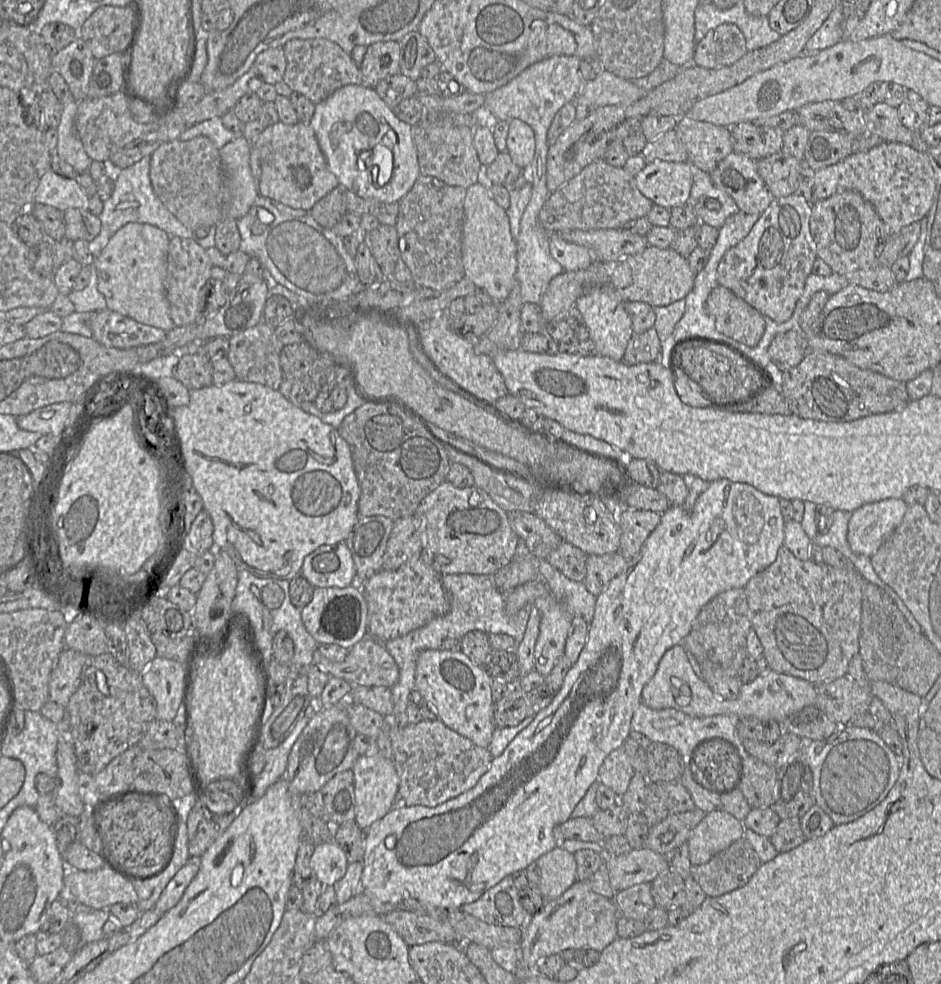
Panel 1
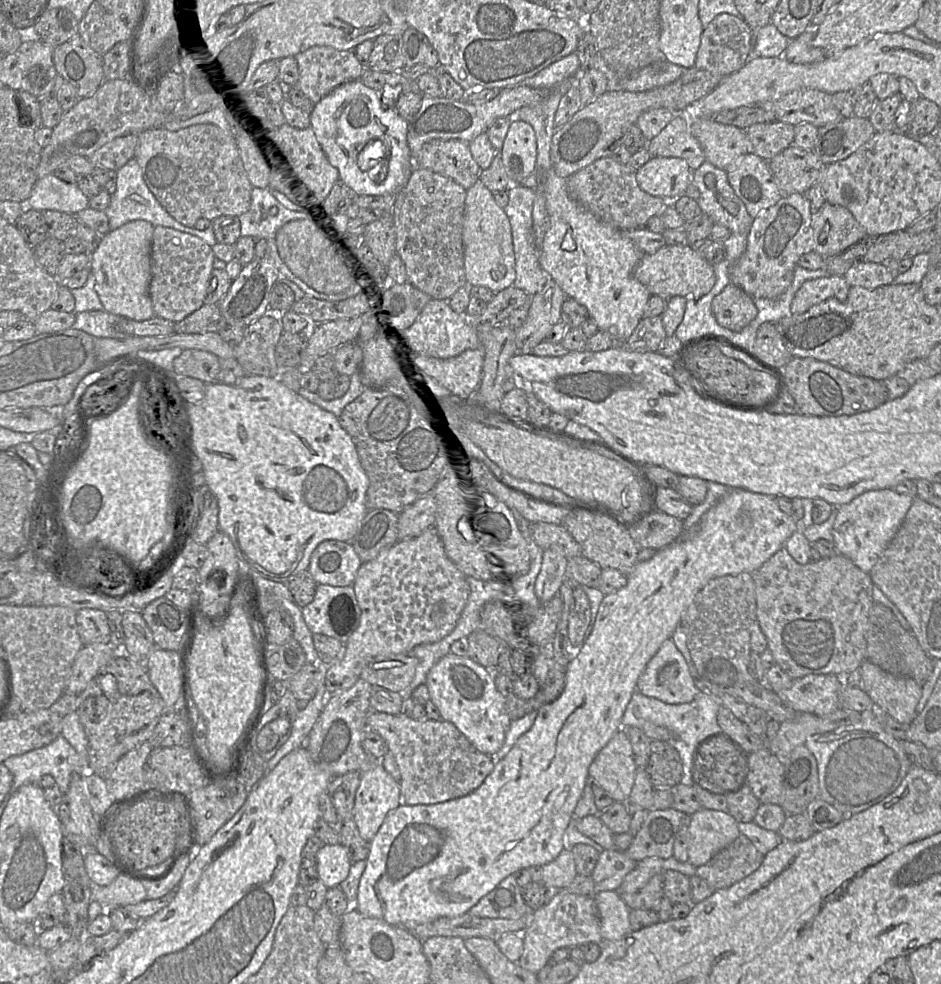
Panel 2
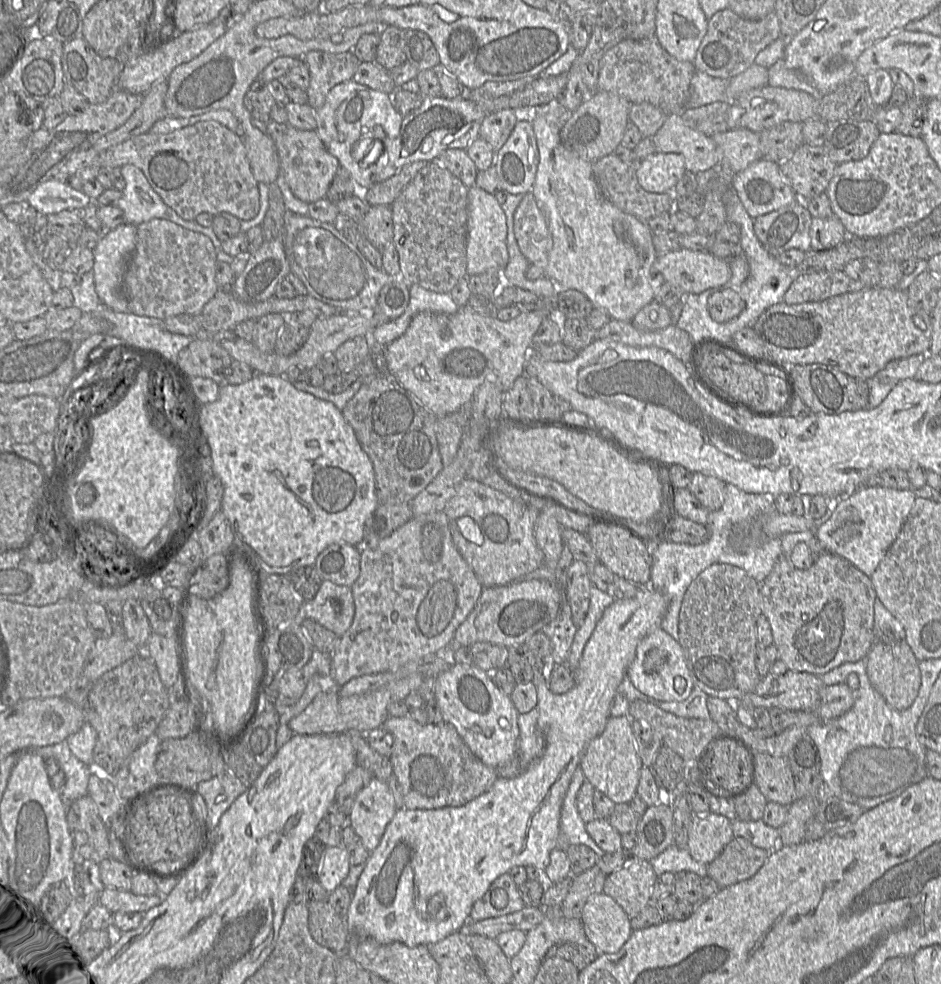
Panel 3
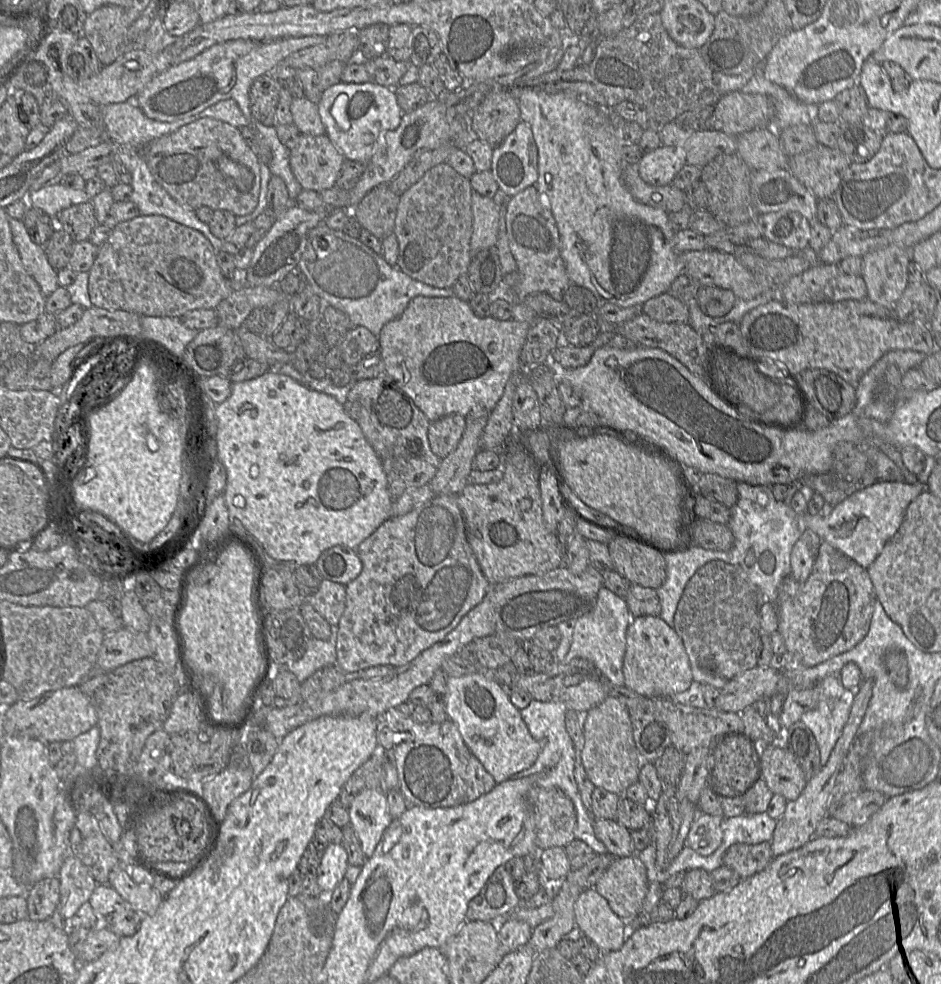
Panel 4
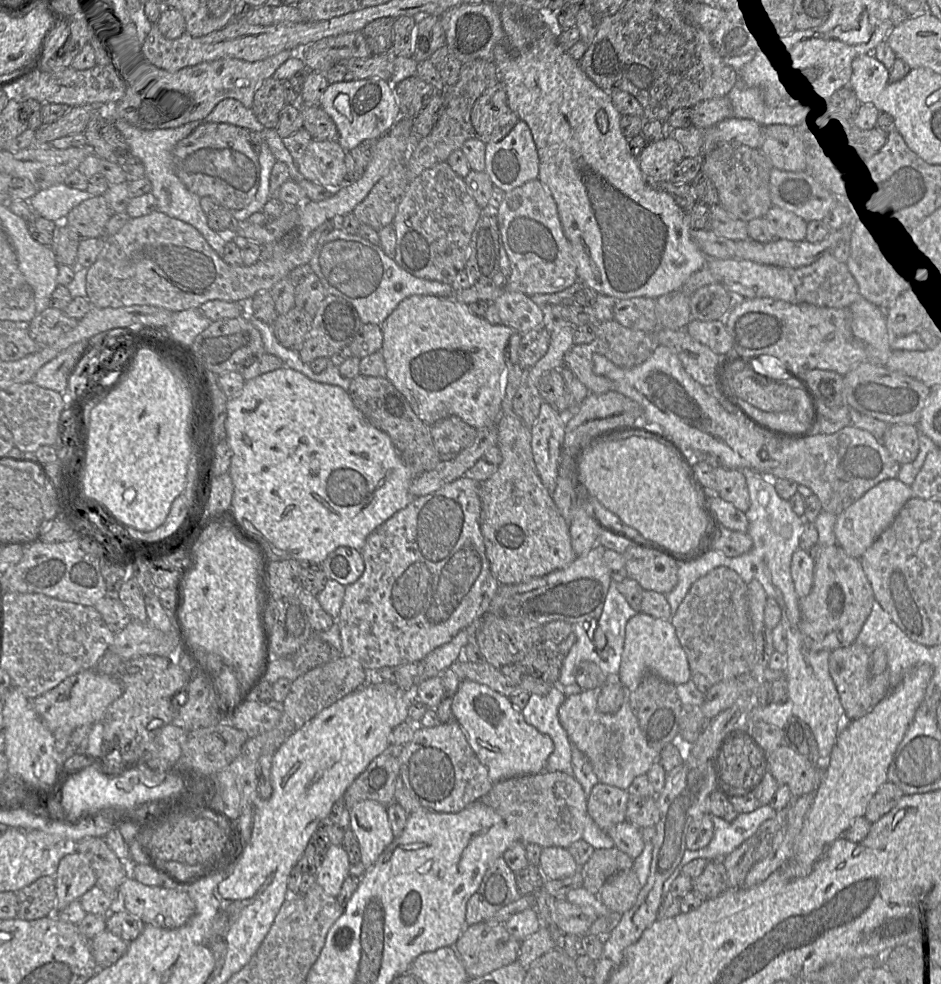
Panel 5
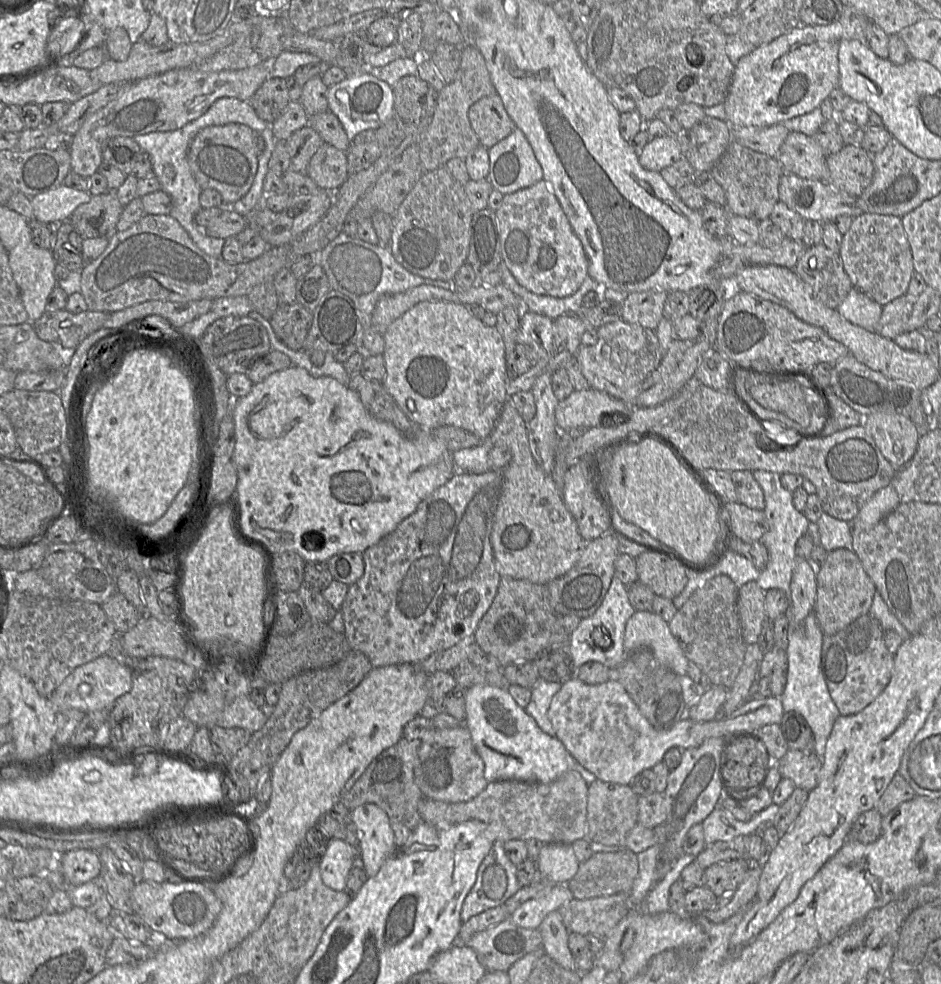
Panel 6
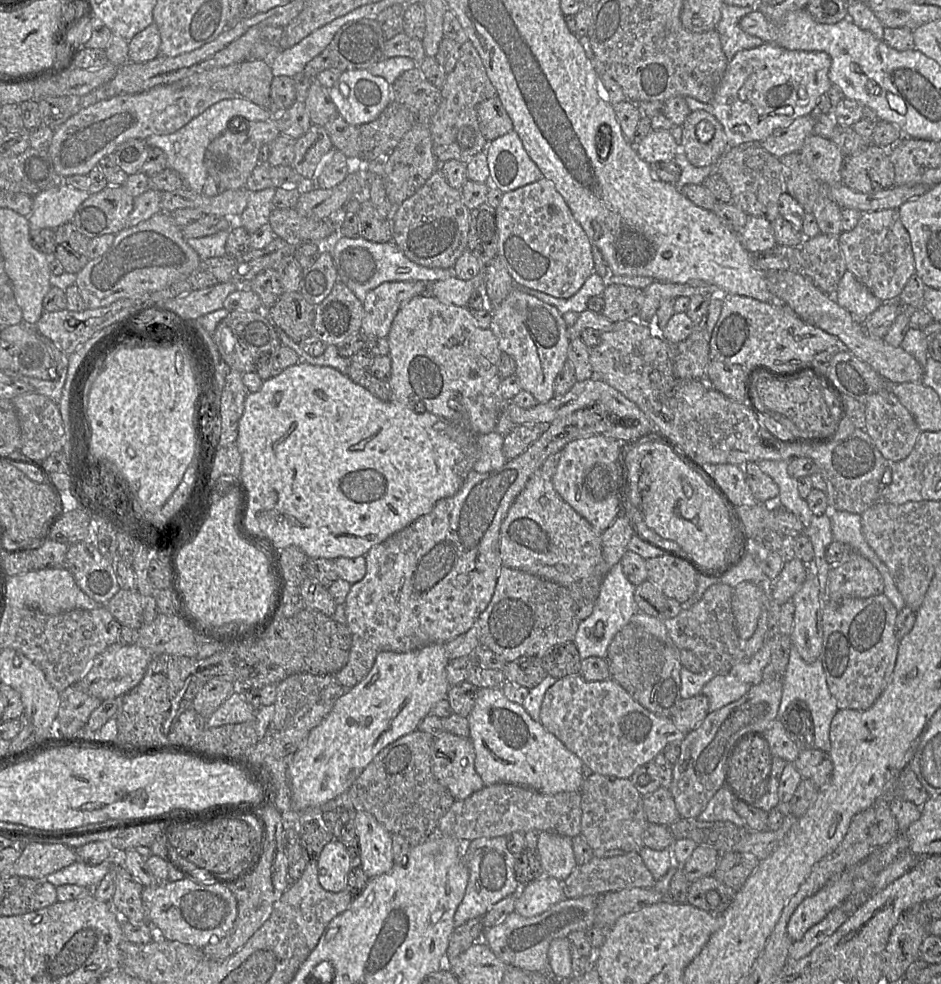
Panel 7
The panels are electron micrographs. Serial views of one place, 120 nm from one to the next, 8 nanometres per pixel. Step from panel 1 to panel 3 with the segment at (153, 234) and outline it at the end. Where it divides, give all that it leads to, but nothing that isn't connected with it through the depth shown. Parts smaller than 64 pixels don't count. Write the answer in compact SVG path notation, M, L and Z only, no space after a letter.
M122 224L110 230L99 241L94 253L94 278L95 288L101 302L116 312L130 313L128 302L123 294L123 277L127 269L131 255L136 246L137 226Z

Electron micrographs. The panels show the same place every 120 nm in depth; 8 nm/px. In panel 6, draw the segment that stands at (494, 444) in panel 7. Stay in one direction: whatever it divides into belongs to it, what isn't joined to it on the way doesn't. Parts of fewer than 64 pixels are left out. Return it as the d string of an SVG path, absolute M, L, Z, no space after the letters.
M486 438L478 446L453 452L452 457L456 472L483 474L492 470L489 453L493 446L490 438Z

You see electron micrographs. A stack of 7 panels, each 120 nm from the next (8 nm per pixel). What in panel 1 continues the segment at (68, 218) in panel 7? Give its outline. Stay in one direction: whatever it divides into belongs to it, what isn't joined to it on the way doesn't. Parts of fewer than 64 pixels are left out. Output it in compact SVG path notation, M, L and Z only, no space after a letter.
M50 169L34 192L34 203L46 204L61 212L69 208L88 209L88 196L76 179L58 175Z

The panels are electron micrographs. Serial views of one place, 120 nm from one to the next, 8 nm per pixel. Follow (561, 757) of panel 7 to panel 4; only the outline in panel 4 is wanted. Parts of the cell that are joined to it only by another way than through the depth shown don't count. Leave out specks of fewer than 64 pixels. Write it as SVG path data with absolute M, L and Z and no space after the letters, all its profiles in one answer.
M465 675L447 678L447 691L444 695L448 720L453 721L471 753L481 762L490 773L496 784L511 779L515 774L530 768L536 761L541 749L541 743L534 739L520 710L510 701L509 690L494 679L487 679L483 675Z

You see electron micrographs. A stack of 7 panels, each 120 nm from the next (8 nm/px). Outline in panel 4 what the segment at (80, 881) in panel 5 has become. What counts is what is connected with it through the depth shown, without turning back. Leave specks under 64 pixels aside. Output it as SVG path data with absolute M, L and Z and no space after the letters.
M66 855L57 877L60 882L60 899L49 920L56 927L68 930L72 916L77 912L83 903L88 902L98 883L90 874L87 867L73 855Z

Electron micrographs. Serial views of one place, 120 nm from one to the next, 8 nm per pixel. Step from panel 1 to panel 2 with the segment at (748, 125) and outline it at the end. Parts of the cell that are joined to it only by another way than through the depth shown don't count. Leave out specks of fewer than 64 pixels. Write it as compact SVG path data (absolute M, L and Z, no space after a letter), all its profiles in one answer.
M779 121L754 124L745 130L751 152L769 161L793 145L795 126Z

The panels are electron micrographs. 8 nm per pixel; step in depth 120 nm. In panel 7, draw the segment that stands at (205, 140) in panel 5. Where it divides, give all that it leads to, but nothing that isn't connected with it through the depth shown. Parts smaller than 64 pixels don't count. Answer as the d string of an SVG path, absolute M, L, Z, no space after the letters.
M273 119L259 122L230 124L229 127L215 140L205 152L204 164L208 176L219 180L226 190L243 189L252 171L259 164L259 151L262 146L271 144L280 134Z

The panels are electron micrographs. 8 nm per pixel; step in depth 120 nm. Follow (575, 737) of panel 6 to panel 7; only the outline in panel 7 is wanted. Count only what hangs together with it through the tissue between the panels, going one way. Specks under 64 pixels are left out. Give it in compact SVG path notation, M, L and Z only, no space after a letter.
M580 674L558 679L551 687L547 689L541 704L540 723L548 732L557 737L567 747L567 749L576 754L583 761L584 767L590 769L594 773L604 776L628 779L631 778L632 774L639 766L654 760L654 758L663 751L668 743L672 741L683 741L687 735L687 733L678 729L673 724L671 718L656 715L640 705L620 684L613 679L588 682Z

